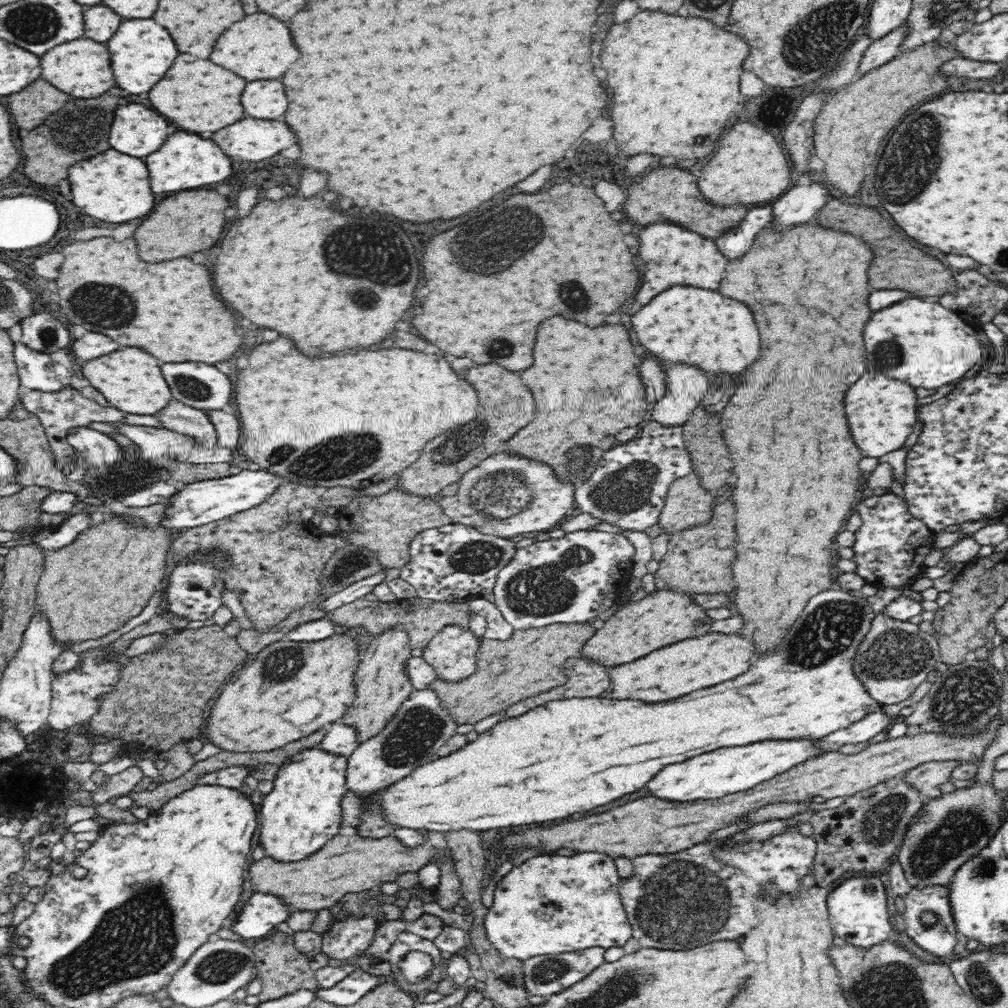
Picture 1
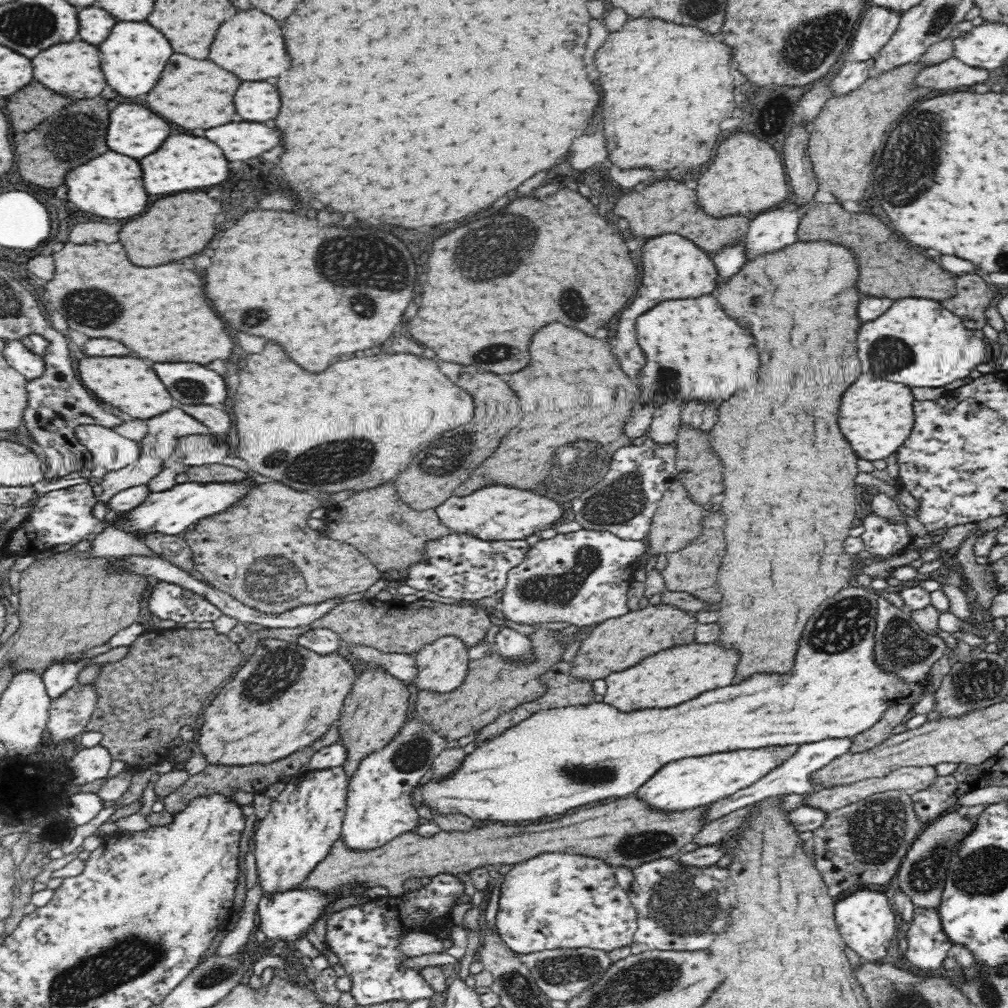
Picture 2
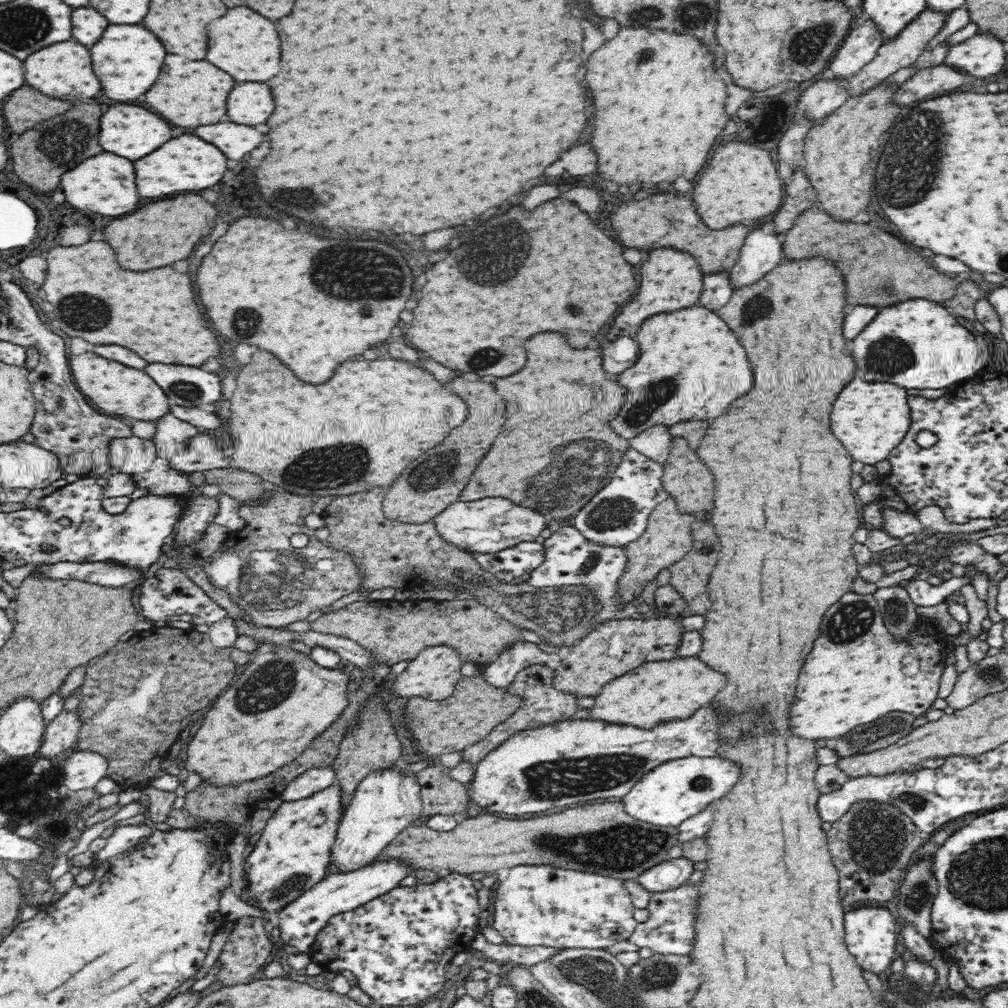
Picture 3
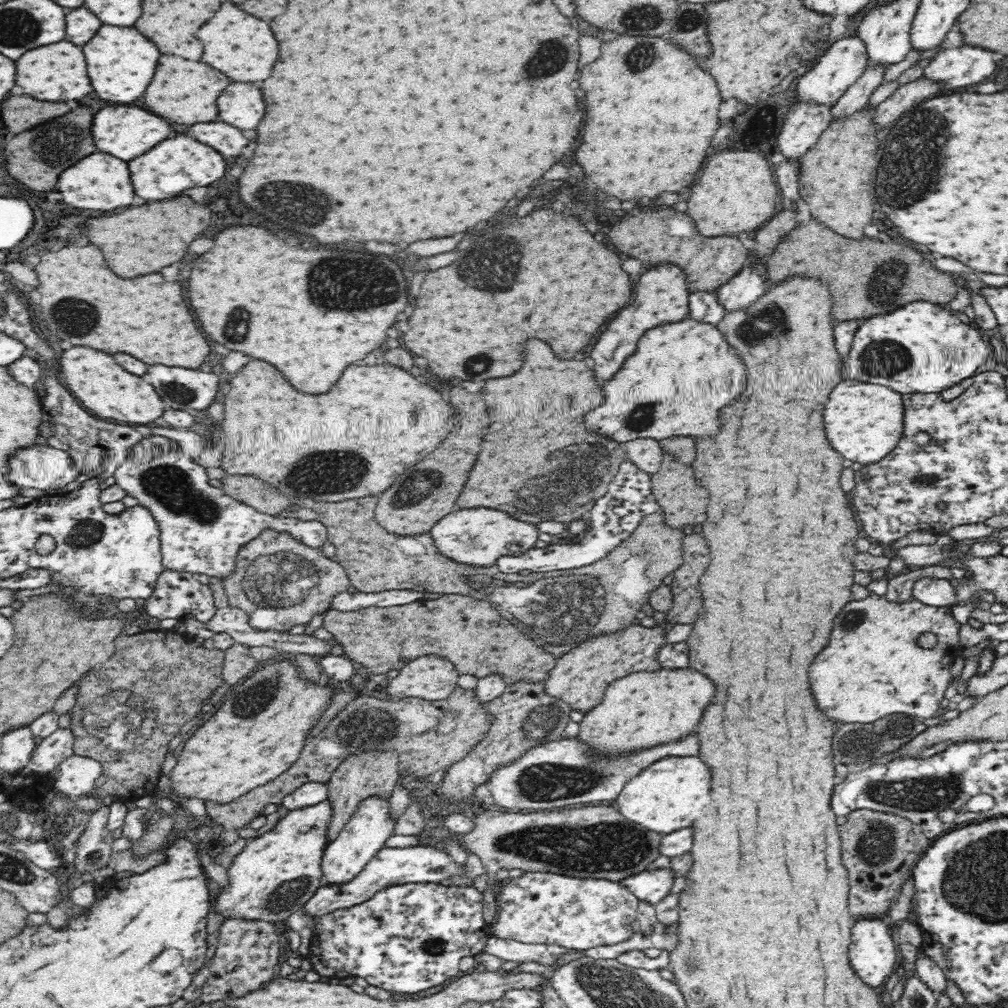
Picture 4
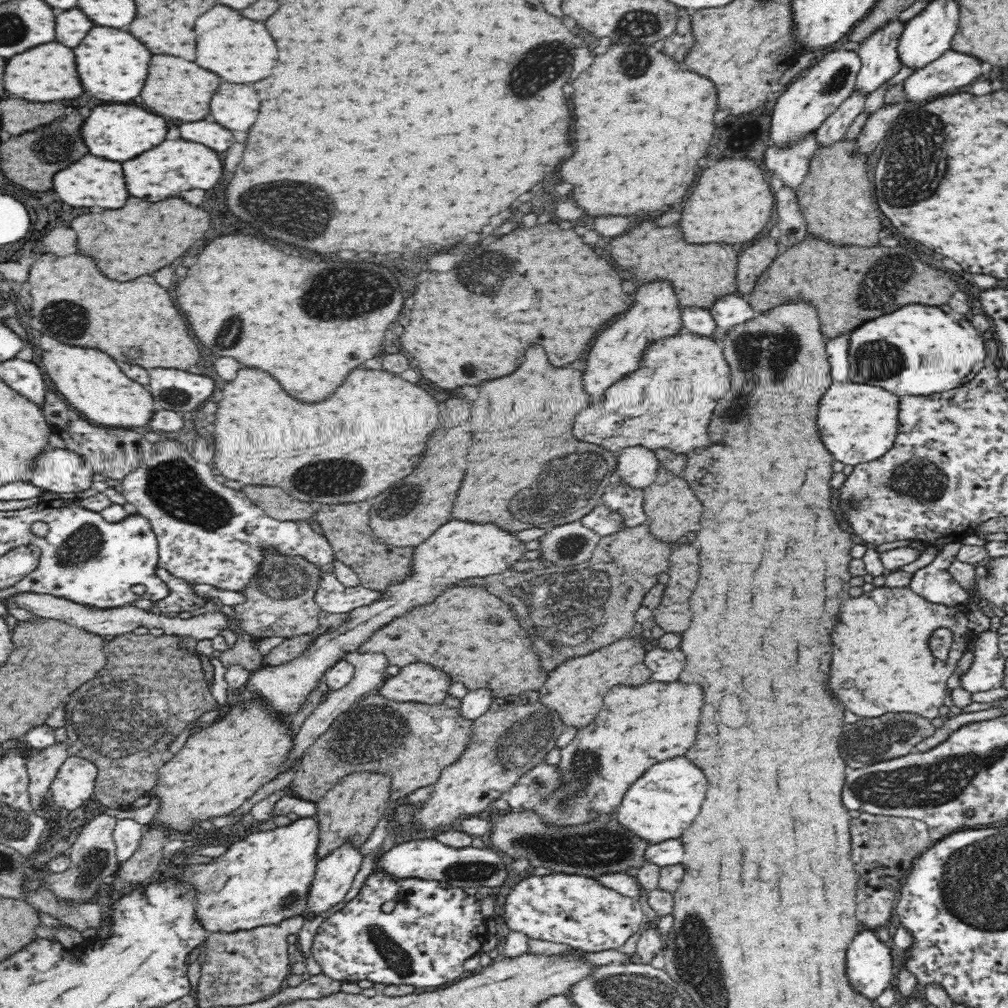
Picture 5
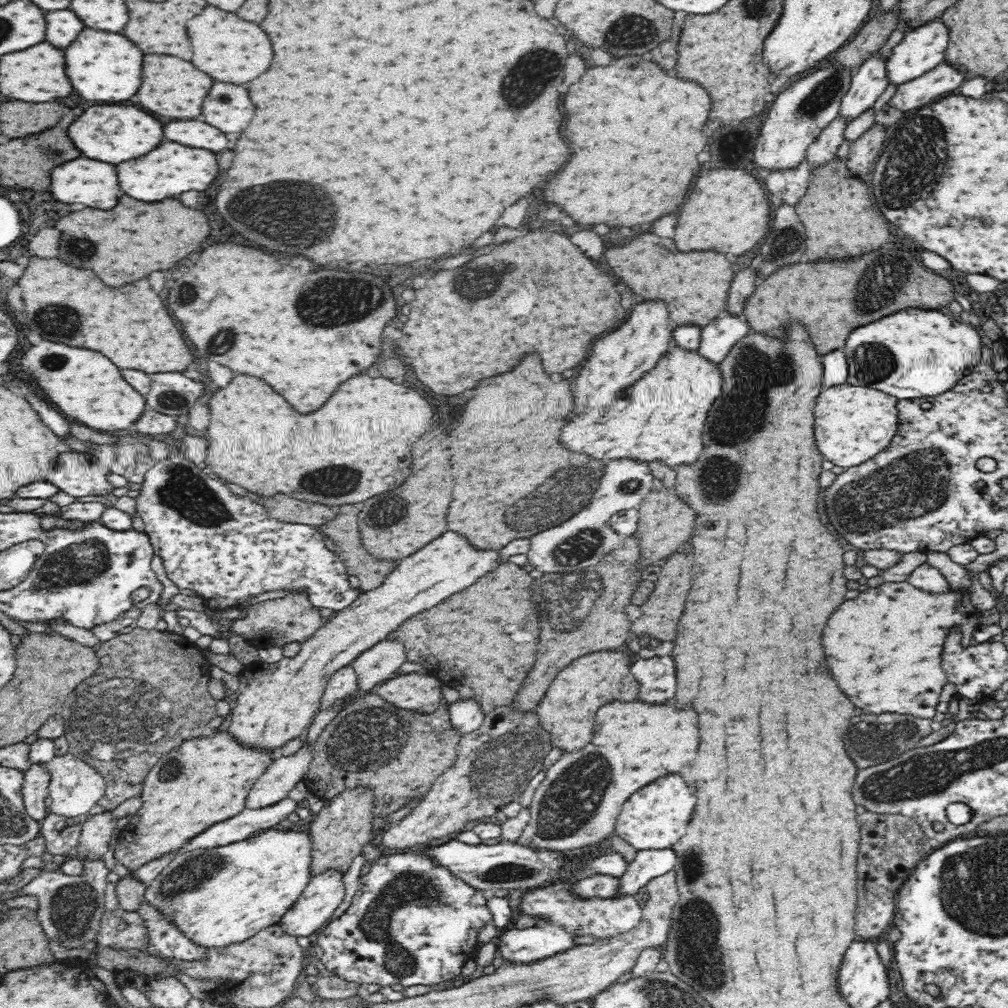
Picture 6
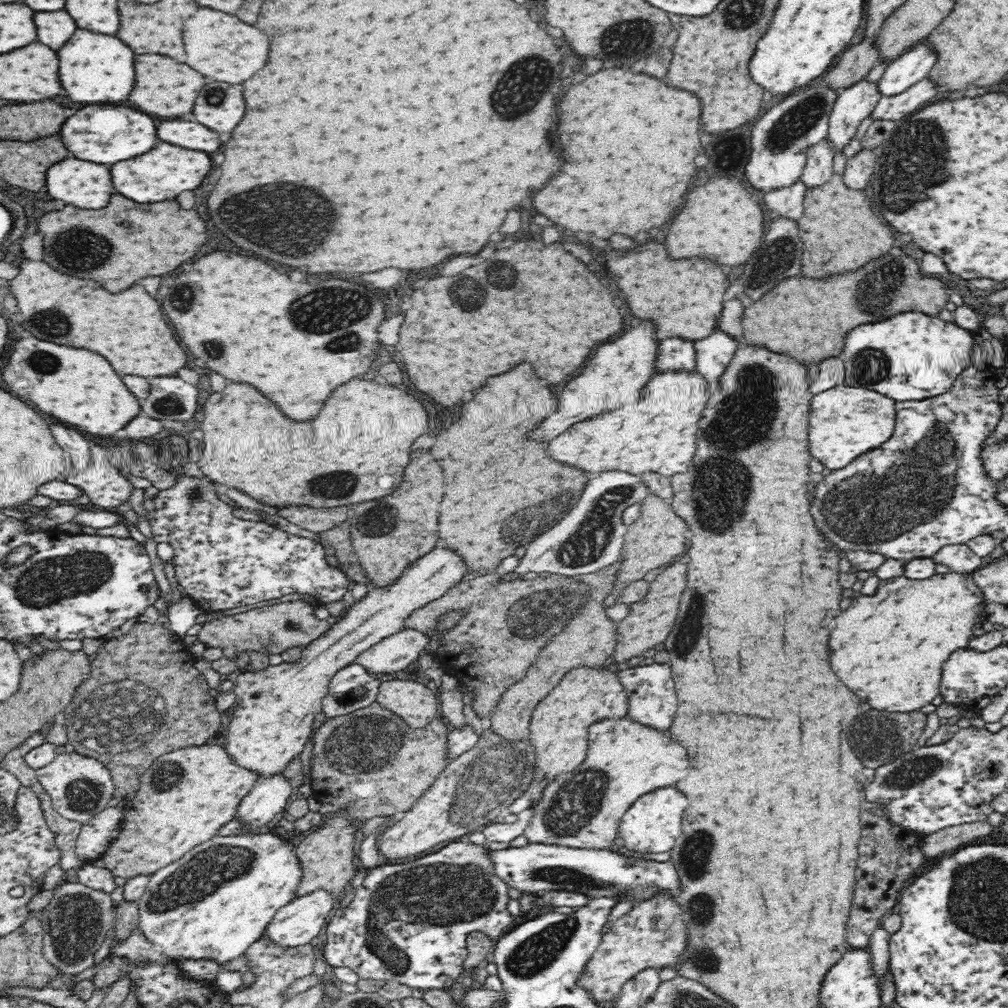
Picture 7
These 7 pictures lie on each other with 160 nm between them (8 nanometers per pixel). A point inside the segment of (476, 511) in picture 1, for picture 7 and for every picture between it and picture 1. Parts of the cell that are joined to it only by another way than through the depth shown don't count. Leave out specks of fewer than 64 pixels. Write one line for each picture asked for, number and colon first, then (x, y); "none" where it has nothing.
2: (499, 514)
3: (491, 525)
4: (476, 538)
5: (458, 552)
6: (276, 702)
7: (269, 729)

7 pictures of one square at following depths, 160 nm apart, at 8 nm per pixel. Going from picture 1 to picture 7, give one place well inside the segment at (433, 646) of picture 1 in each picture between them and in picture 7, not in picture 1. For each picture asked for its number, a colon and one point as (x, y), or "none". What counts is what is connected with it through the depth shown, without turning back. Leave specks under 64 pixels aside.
2: (442, 665)
3: (433, 675)
4: (431, 678)
5: (417, 683)
6: (421, 693)
7: (416, 704)

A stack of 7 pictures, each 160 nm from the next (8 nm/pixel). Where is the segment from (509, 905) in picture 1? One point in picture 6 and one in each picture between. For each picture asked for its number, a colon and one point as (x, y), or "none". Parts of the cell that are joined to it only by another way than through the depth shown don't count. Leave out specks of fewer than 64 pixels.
2: (554, 901)
3: (535, 905)
4: (536, 907)
5: (575, 910)
6: (601, 919)

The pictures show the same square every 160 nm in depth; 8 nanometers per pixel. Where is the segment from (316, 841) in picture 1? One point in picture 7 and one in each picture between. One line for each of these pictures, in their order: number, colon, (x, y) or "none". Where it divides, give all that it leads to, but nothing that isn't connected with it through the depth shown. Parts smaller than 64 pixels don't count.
2: (305, 819)
3: (292, 853)
4: (275, 875)
5: (264, 878)
6: (222, 895)
7: (212, 904)

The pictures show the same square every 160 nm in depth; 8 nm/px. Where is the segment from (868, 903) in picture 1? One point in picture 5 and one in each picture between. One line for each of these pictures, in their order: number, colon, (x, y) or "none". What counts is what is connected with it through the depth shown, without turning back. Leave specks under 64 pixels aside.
2: (868, 924)
3: (871, 932)
4: (872, 954)
5: (868, 961)

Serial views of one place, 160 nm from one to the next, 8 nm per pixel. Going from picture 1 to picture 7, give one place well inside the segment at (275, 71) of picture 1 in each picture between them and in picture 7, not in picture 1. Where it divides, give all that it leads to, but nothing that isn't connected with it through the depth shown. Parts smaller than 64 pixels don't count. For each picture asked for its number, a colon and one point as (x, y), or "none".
2: (250, 44)
3: (244, 44)
4: (243, 47)
5: (239, 50)
6: (229, 49)
7: (218, 45)

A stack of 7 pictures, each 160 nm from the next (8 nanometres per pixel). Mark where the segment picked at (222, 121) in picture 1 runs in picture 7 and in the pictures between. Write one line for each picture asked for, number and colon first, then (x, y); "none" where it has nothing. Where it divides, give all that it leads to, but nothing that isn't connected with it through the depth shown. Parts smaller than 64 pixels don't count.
2: (193, 94)
3: (192, 93)
4: (183, 91)
5: (175, 88)
6: (171, 87)
7: (163, 88)

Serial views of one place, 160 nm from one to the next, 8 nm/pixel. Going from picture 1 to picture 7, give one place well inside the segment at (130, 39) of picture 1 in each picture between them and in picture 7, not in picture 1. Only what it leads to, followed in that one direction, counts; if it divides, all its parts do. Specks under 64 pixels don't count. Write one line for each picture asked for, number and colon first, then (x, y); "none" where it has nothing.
2: (132, 58)
3: (127, 59)
4: (121, 63)
5: (112, 65)
6: (102, 67)
7: (94, 68)

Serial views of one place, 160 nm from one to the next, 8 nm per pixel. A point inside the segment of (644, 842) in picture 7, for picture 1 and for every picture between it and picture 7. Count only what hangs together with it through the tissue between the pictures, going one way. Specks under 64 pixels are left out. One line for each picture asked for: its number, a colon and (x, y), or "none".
1: (710, 776)
2: (684, 785)
3: (675, 791)
4: (667, 796)
5: (659, 807)
6: (654, 818)

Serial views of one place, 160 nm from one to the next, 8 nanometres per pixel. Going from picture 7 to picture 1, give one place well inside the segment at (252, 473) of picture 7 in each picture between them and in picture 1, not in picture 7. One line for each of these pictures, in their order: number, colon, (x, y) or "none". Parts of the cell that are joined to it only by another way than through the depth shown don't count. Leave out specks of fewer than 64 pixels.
1: (347, 421)
2: (358, 425)
3: (310, 441)
4: (354, 441)
5: (368, 435)
6: (339, 455)

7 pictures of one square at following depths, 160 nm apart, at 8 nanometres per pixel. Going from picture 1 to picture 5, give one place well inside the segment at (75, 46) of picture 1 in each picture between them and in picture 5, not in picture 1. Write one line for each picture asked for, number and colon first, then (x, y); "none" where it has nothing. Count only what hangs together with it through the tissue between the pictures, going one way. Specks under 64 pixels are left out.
2: (73, 69)
3: (56, 71)
4: (55, 73)
5: (45, 73)

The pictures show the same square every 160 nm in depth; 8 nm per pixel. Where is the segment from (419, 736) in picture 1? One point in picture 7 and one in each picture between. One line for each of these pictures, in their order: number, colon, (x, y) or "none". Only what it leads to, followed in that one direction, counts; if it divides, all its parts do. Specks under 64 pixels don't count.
2: (380, 802)
3: (385, 803)
4: (365, 834)
5: (333, 877)
6: (312, 911)
7: (296, 924)

